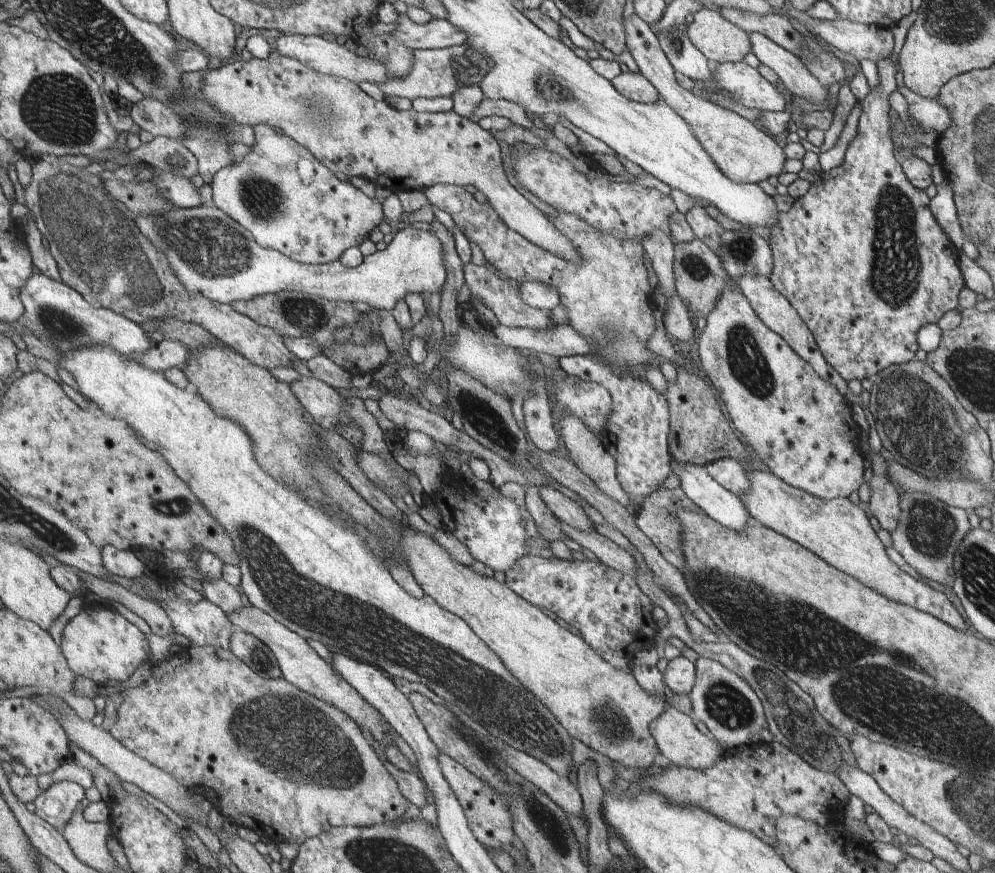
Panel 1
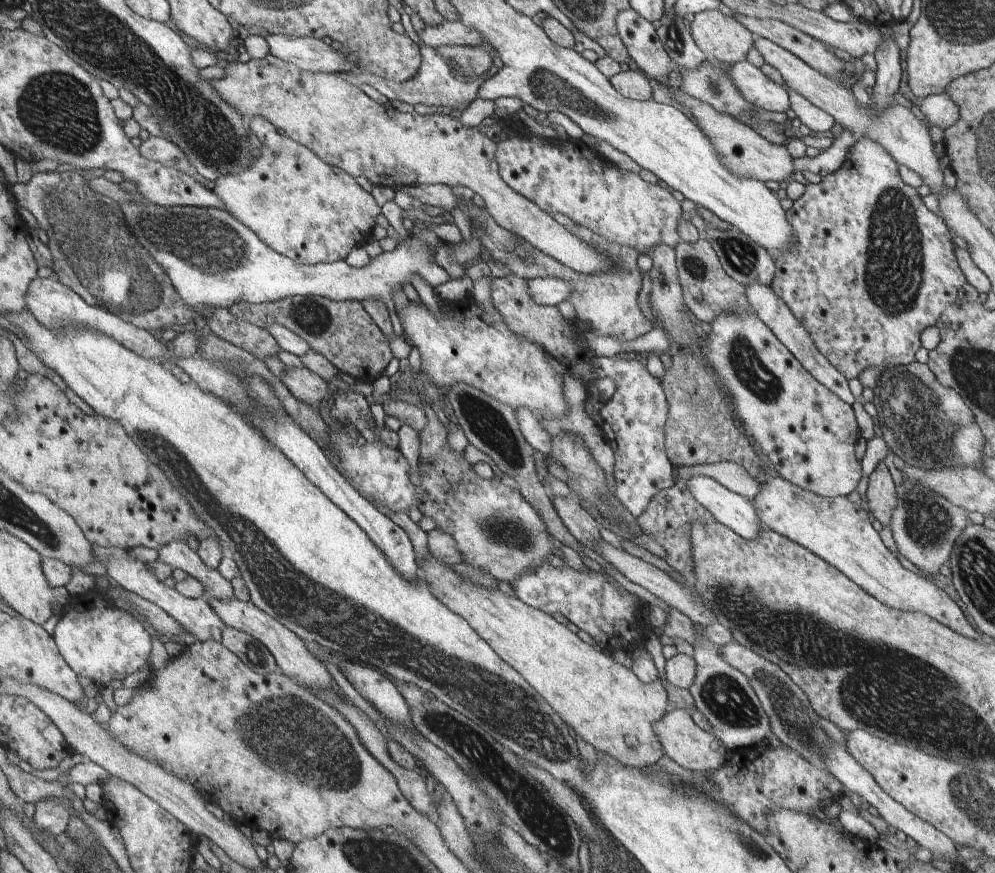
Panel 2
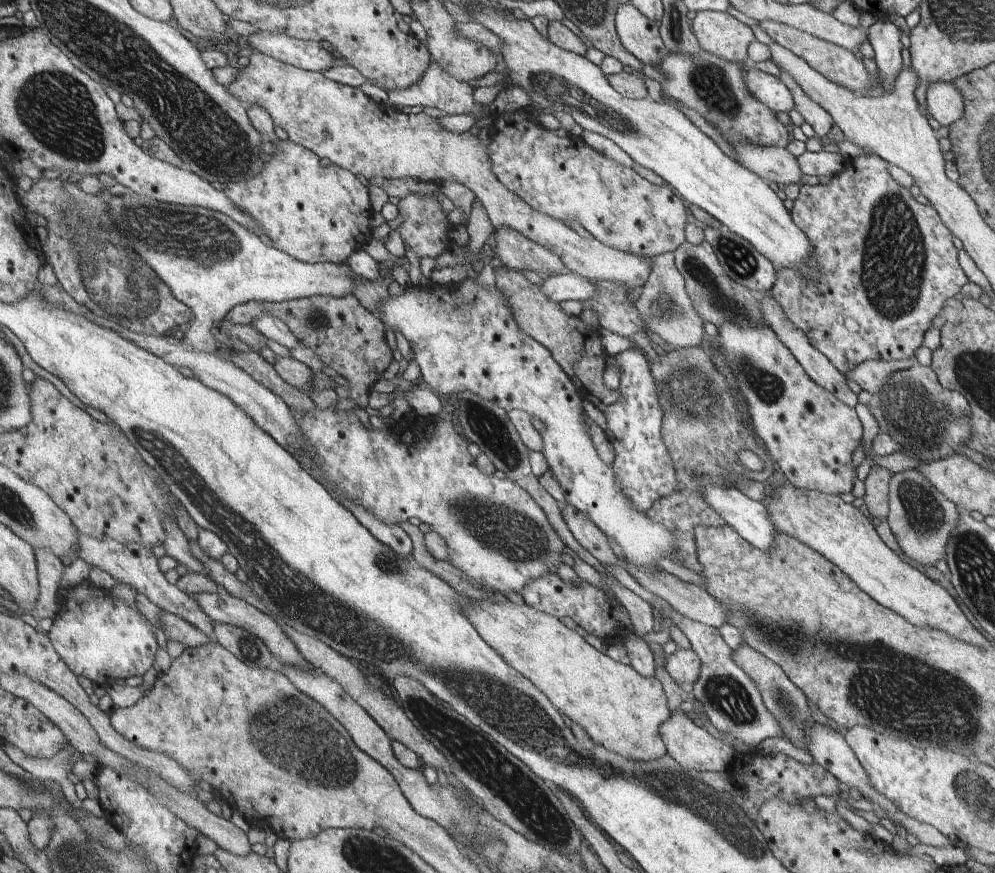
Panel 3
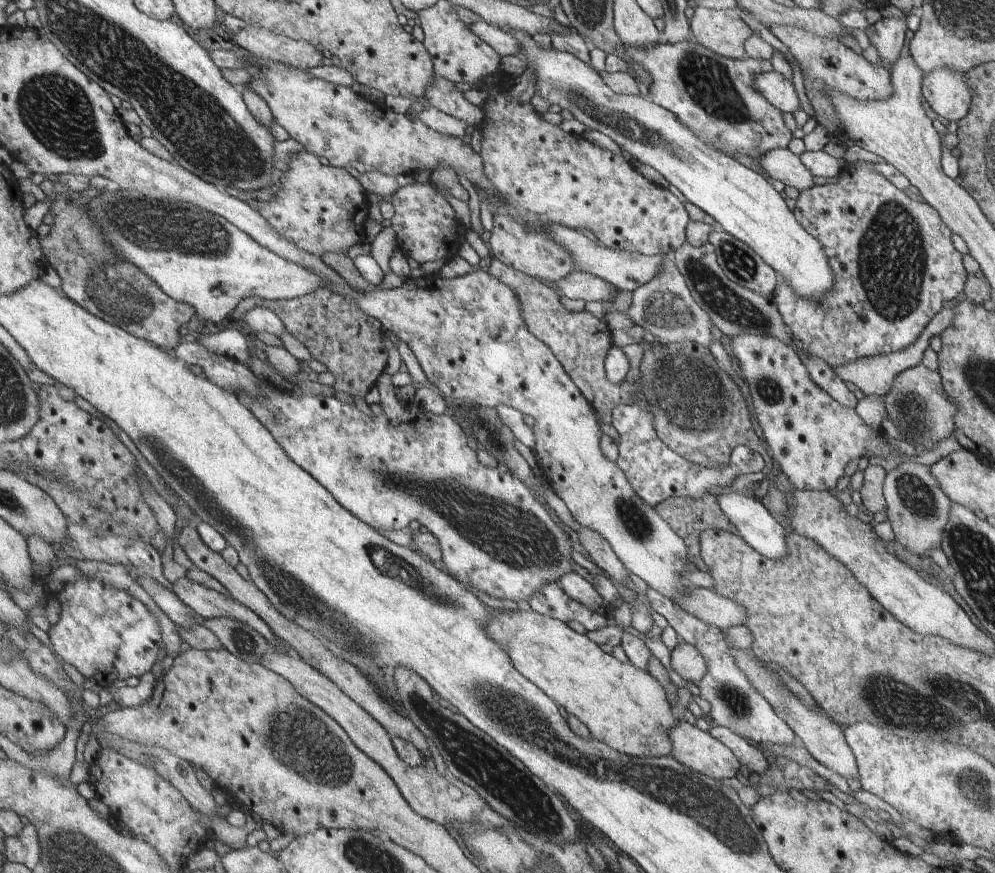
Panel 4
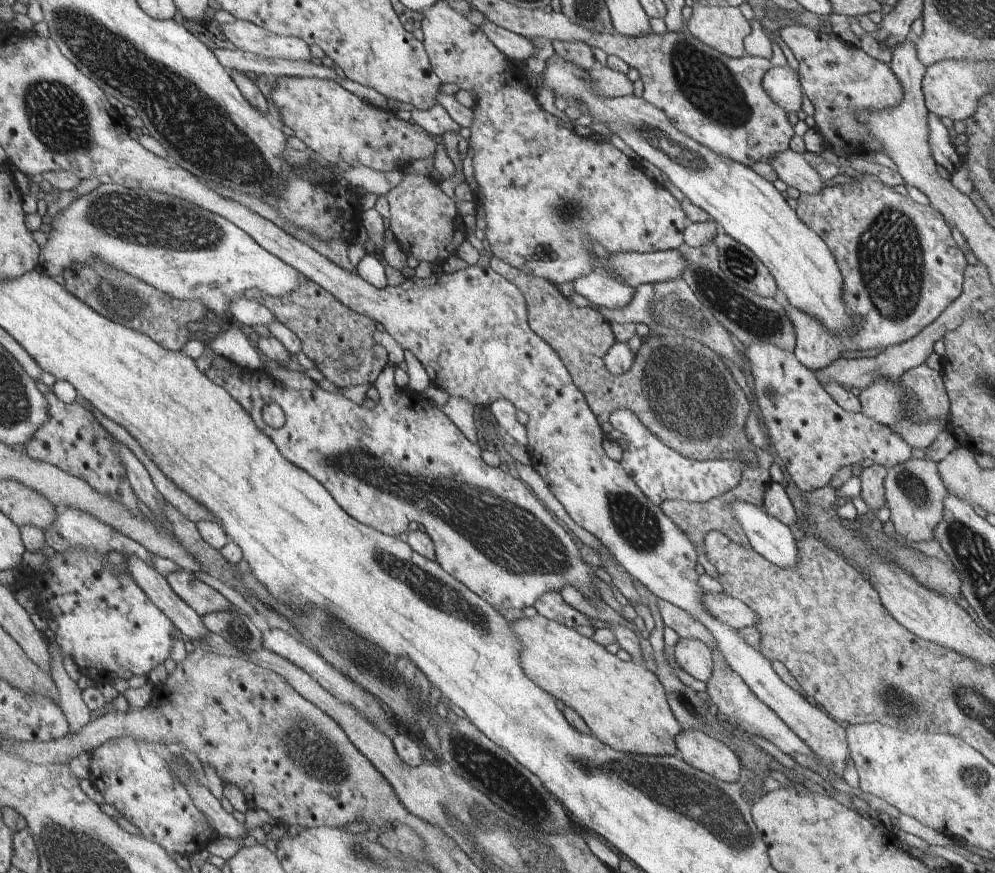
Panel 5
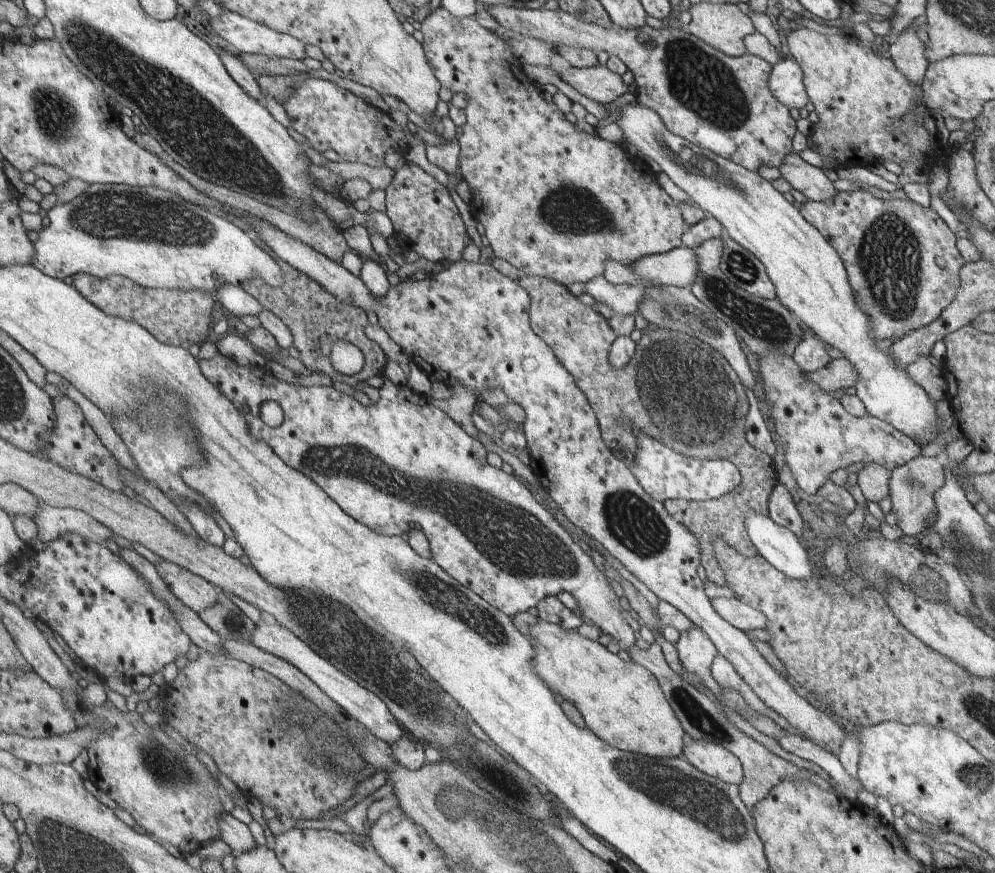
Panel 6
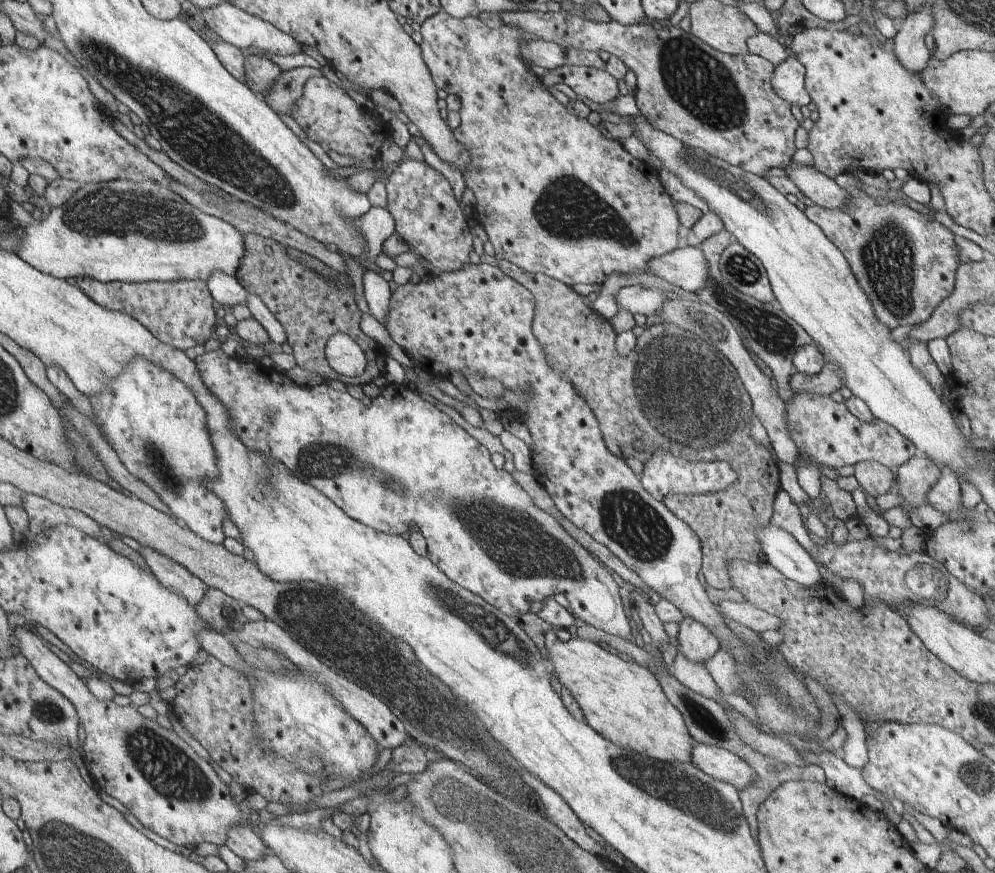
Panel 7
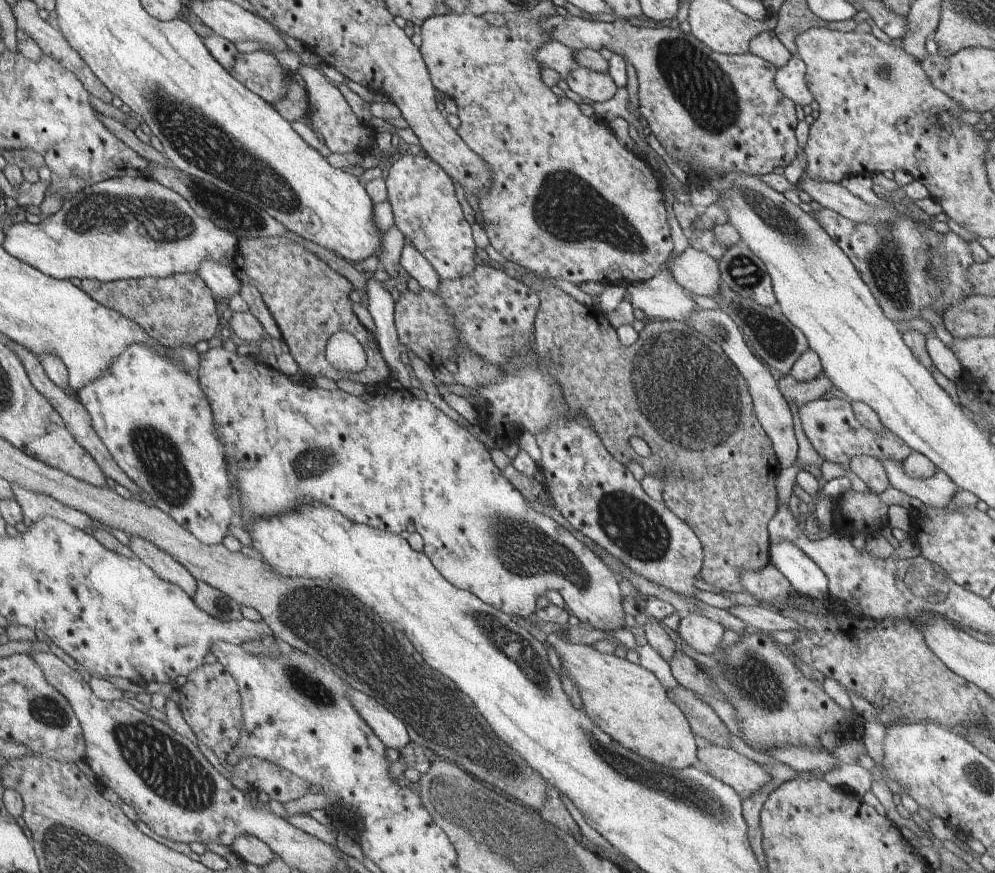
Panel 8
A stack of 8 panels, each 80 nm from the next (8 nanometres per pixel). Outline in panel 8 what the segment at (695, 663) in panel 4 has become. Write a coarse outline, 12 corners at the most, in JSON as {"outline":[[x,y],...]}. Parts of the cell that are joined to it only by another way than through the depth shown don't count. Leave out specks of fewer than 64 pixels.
{"outline":[[685,612],[677,633],[700,654],[720,649],[725,629]]}

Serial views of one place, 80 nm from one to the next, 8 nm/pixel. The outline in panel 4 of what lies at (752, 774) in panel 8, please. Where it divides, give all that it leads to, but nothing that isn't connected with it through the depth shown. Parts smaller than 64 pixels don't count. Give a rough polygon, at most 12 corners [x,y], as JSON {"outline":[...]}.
{"outline":[[679,717],[672,756],[718,781],[741,767],[730,748]]}

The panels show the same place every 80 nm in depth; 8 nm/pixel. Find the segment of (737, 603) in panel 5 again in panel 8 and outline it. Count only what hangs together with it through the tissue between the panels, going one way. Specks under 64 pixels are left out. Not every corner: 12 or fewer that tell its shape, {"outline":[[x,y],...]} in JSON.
{"outline":[[740,603],[727,610],[751,631],[803,630],[770,609]]}

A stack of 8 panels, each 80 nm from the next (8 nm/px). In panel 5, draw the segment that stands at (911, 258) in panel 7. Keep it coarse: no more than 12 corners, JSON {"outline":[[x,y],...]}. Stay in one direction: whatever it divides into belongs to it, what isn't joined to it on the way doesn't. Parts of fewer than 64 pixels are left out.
{"outline":[[870,174],[800,194],[861,319],[784,306],[812,372],[914,338],[962,294],[942,214]]}

